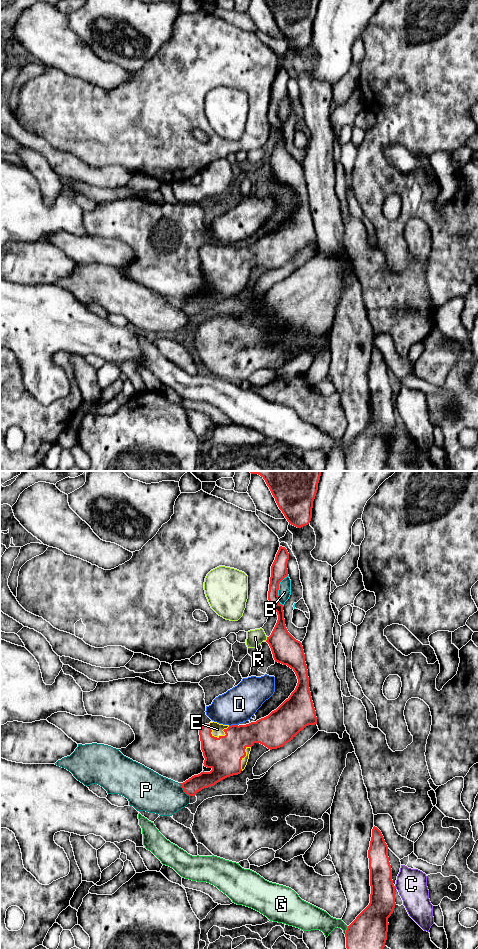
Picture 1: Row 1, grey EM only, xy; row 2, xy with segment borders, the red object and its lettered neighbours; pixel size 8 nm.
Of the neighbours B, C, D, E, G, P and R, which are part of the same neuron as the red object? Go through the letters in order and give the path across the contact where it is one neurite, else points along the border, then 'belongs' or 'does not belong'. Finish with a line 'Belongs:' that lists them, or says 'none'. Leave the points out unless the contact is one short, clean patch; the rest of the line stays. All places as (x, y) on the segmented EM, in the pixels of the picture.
B: does not belong
C: along xy (394, 886), (396, 888) | does not belong
D: does not belong
E: across xy (224, 754), (219, 737), (217, 729) | belongs
G: does not belong
P: does not belong
R: does not belong
Belongs: E

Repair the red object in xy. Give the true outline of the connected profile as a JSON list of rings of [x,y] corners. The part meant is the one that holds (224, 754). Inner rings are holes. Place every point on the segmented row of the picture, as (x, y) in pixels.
[[[280,546],[275,560],[271,566],[271,577],[268,591],[268,600],[278,615],[277,623],[266,642],[269,644],[275,662],[287,665],[296,674],[298,683],[295,690],[291,693],[276,710],[268,716],[251,722],[246,725],[223,725],[217,722],[210,722],[203,725],[199,730],[201,750],[203,752],[204,766],[211,768],[210,772],[204,770],[194,775],[183,783],[182,788],[189,796],[195,796],[197,792],[204,788],[214,786],[221,780],[240,774],[246,767],[251,747],[255,743],[260,743],[268,749],[277,749],[290,742],[301,730],[308,725],[317,724],[316,711],[309,688],[309,677],[305,654],[302,643],[296,640],[287,630],[284,619],[283,605],[279,602],[278,590],[280,582],[288,576],[287,563],[289,553],[285,547]]]

